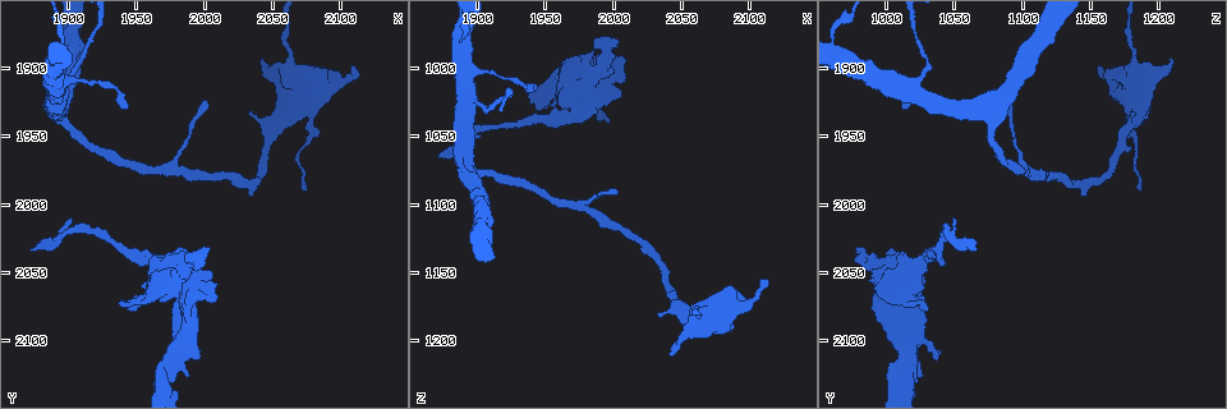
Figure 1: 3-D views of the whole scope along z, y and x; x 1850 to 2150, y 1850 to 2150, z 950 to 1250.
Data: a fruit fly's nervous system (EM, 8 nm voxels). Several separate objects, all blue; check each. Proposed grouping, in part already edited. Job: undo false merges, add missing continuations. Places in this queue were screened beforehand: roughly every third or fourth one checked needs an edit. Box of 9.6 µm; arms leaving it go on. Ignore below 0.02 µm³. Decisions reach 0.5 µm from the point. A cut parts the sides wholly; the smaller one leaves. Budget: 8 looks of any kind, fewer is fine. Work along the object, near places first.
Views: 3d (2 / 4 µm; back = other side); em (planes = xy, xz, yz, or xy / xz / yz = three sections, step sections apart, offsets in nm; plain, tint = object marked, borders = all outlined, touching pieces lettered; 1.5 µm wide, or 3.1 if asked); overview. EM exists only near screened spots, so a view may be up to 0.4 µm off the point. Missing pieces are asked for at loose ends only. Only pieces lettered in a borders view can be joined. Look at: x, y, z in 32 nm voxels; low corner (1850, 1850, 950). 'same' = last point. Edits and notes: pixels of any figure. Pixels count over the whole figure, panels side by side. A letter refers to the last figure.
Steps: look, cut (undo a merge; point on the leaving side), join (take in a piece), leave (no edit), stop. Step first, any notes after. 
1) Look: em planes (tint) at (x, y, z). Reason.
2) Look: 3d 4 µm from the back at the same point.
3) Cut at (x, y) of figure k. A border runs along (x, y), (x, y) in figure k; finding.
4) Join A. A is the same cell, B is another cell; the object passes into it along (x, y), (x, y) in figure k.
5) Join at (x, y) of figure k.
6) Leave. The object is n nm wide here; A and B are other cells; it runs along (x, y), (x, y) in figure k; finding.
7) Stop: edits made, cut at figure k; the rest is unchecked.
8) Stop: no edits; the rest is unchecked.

Look: 3d 2 µm at (2076, 1990, 1186). Thin end.

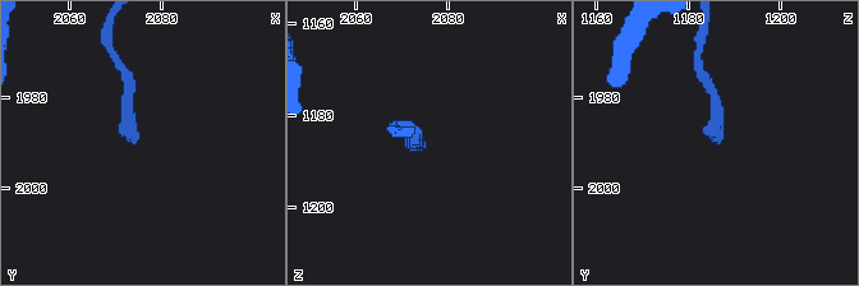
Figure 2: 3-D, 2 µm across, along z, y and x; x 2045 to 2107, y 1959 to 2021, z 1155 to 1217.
Look: em yz step 4 (tint) at (2076, 1989, 1187).

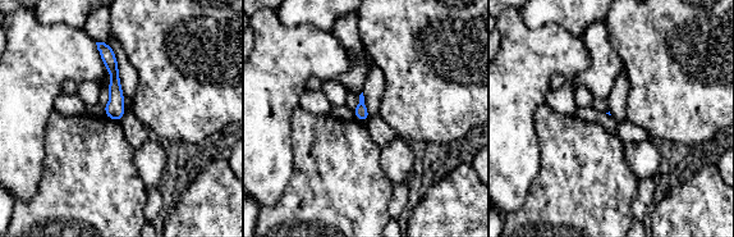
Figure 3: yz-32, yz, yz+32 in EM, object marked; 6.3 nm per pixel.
Look: em planes (borders) at the same point. Cut it another way.

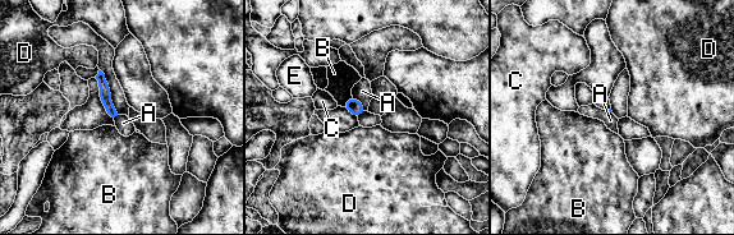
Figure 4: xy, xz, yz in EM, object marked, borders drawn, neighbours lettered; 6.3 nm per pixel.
Leave. A, B, C, D and E are other cells; a border runs along (353, 96), (366, 110) in figure 4; no lettered piece goes on from it.

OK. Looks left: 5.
Look: em planes (borders) at (2006, 2070, 990). Thick end.

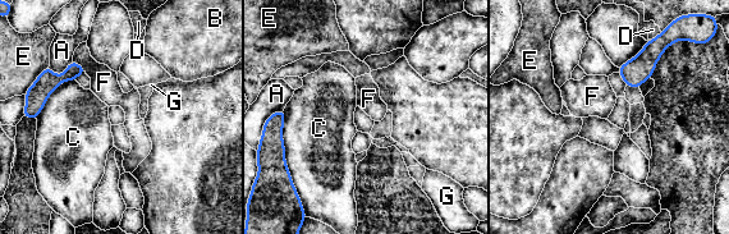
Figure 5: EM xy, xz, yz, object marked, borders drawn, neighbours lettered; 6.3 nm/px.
Leave. A, B, C, D, E, F and G are other cells; a border runs along (73, 59), (86, 72) in figure 5; none of them fits.

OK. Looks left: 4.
Look: em planes (borders) at (1940, 2074, 1024). Branch stops here.

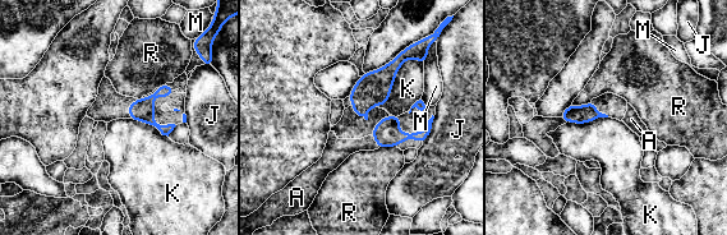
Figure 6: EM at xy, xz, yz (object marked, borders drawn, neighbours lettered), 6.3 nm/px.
Join A. The longest contact is with K, 420 nm; A is the same cell, J, K, M and R are other cells; the object passes into it along (387, 133), (376, 142), (337, 151) in figure 6; it goes on there.

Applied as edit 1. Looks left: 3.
Stop: edits made, join at figure 6; the rest is unchecked.

